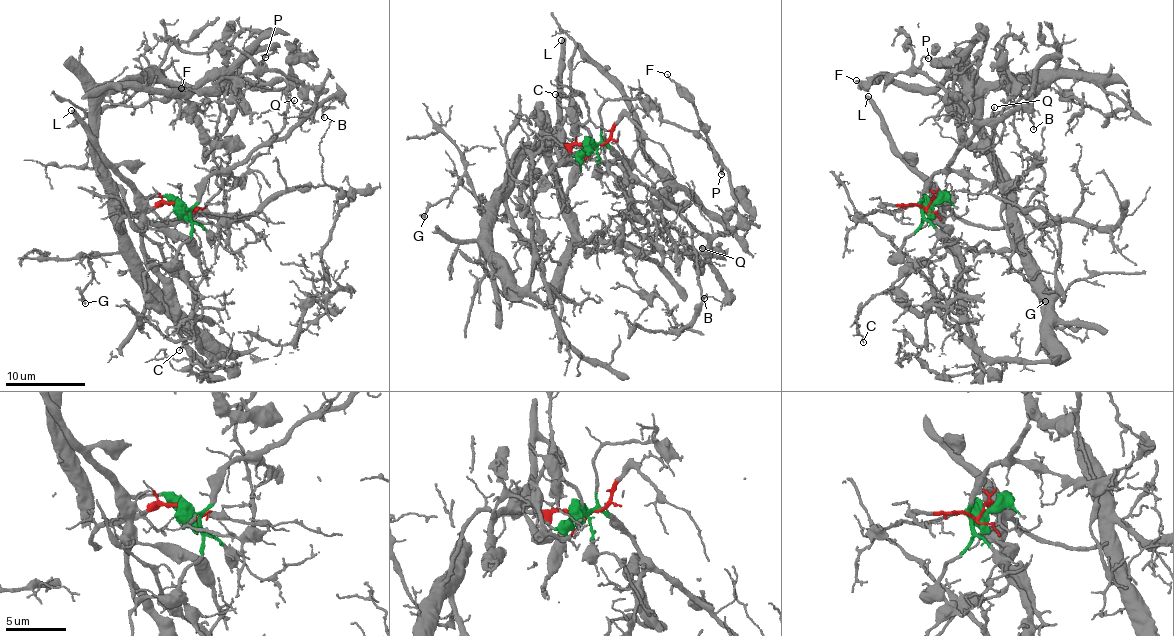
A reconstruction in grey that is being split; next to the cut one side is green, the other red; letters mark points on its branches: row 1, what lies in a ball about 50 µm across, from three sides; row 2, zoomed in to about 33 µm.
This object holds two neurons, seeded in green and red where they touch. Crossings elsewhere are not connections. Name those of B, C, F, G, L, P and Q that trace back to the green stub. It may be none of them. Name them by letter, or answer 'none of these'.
B, C, F, L, P, Q

